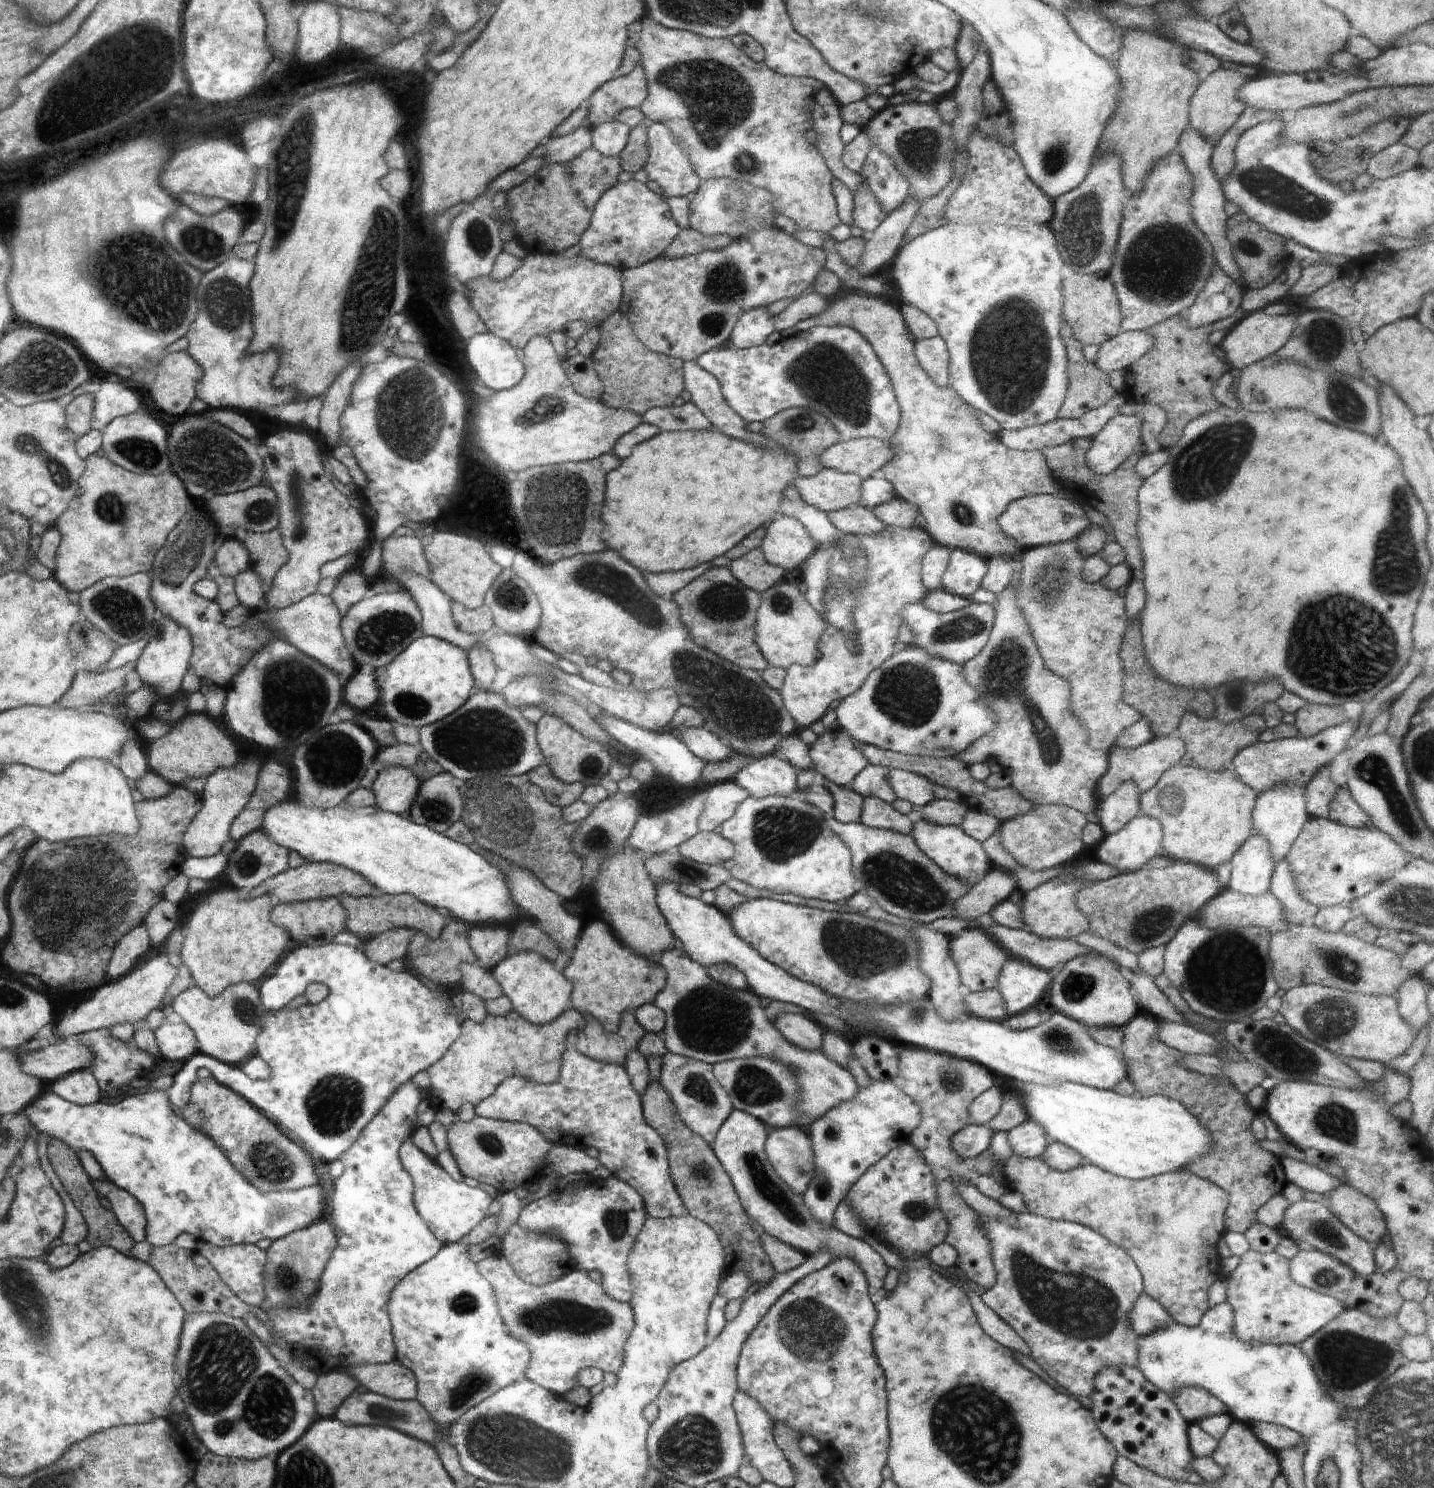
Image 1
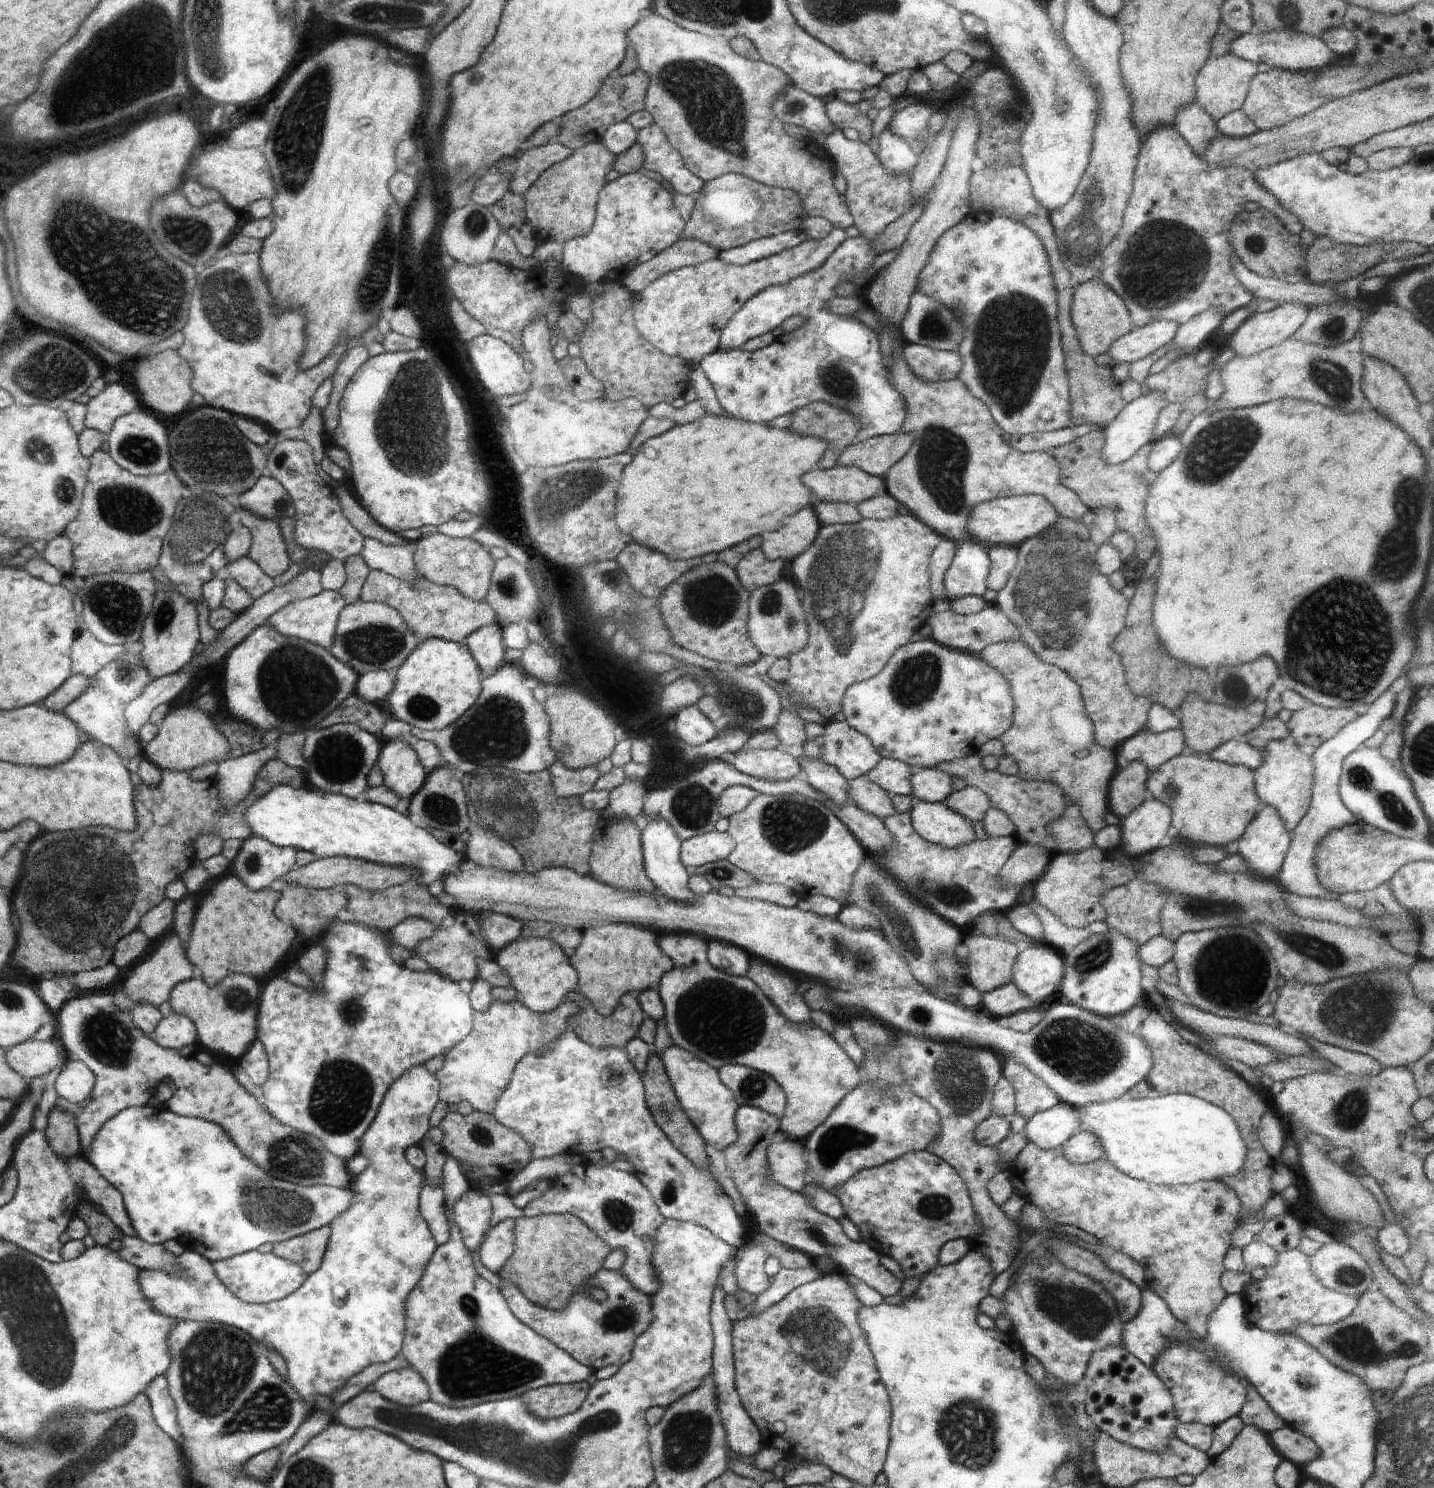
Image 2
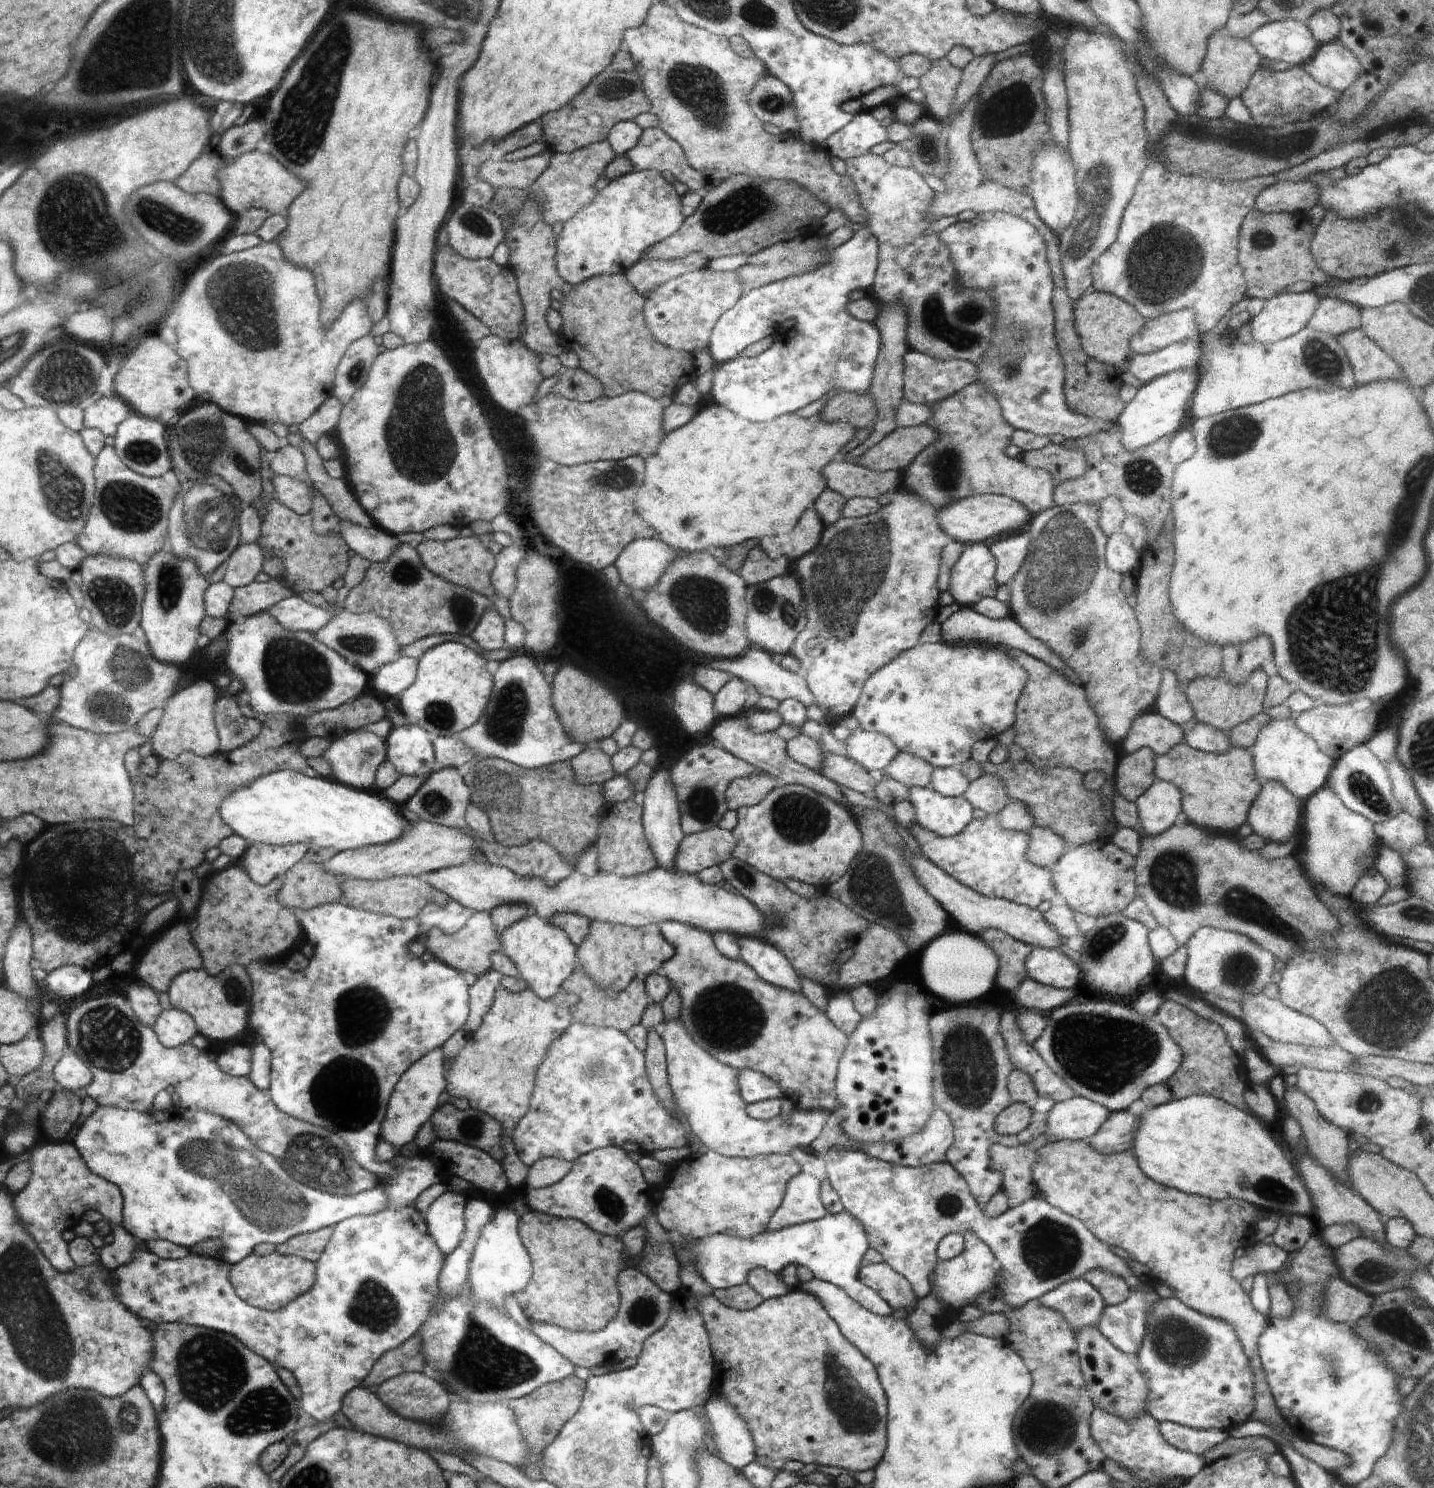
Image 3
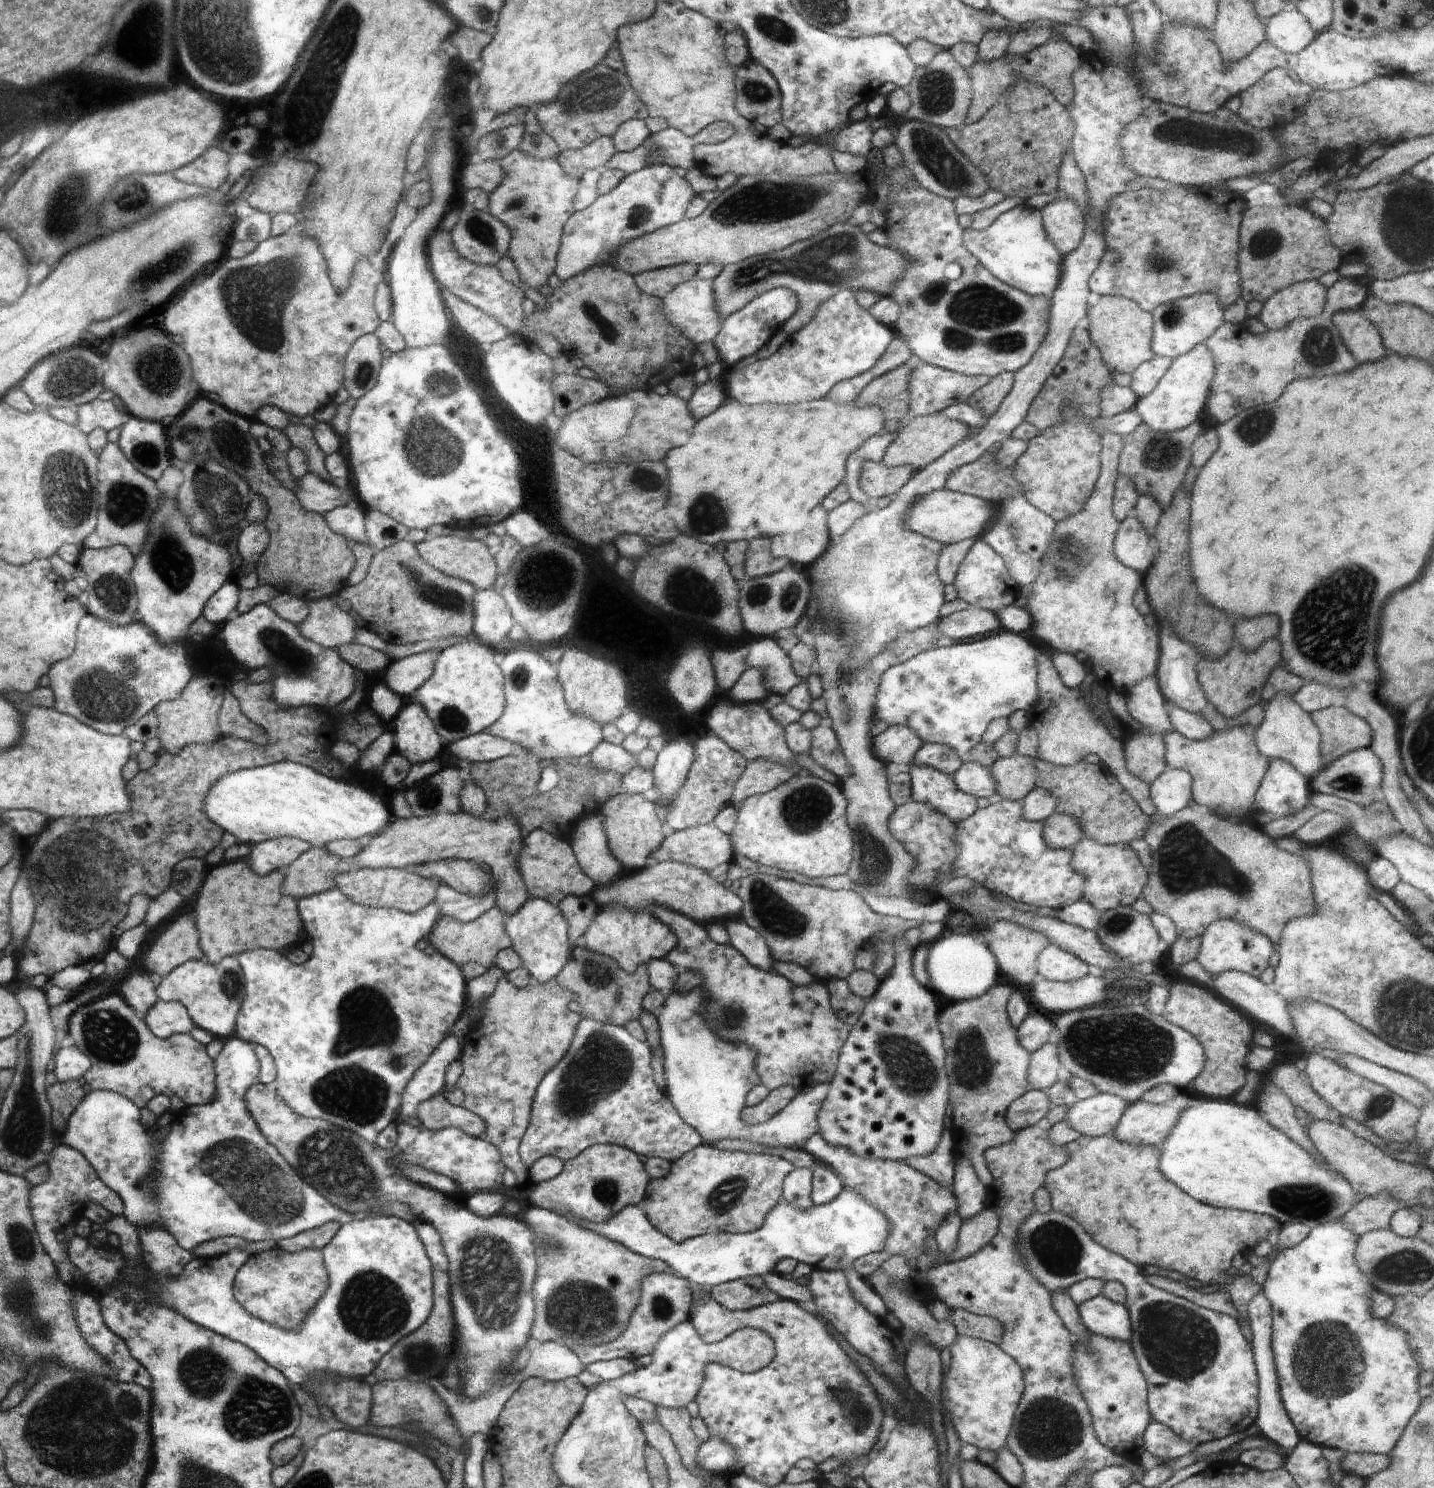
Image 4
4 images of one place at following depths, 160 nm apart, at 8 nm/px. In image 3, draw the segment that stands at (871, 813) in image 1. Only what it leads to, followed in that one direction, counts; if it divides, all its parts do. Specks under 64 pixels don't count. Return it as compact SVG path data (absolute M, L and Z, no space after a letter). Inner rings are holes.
M824 739L818 743L824 750L821 774L835 782L840 788L846 787L861 792L864 796L875 797L877 781L874 777L862 765L844 755L844 752L828 750L829 740Z

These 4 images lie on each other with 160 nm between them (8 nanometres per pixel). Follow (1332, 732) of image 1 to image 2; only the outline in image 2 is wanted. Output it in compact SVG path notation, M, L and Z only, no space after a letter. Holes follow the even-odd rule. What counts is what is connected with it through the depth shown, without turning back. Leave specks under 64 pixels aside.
M1236 738L1219 744L1209 754L1214 760L1244 765L1255 771L1262 764L1264 751L1253 747L1246 738Z

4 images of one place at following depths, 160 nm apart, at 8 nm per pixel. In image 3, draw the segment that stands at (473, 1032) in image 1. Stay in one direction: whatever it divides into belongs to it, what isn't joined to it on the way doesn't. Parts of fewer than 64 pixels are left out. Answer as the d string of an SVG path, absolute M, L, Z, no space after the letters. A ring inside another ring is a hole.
M500 985L495 990L492 1006L488 1010L488 1014L484 1016L482 1026L474 1032L472 1038L468 1038L468 1044L460 1050L460 1054L450 1064L451 1071L447 1073L447 1092L452 1101L466 1099L470 1107L493 1116L504 1127L505 1135L502 1138L501 1145L506 1152L500 1161L509 1177L510 1186L513 1190L524 1189L526 1182L528 1182L529 1167L520 1160L518 1153L514 1150L512 1132L528 1110L528 1100L530 1100L530 1094L534 1092L534 1084L536 1084L538 1064L542 1062L544 1054L548 1052L548 1046L568 1028L570 1018L573 1022L570 1006L576 1004L579 1000L581 1000L579 996L574 996L569 991L564 992L564 989L553 996L552 1000L540 1000L540 997L530 988L519 993L512 993Z

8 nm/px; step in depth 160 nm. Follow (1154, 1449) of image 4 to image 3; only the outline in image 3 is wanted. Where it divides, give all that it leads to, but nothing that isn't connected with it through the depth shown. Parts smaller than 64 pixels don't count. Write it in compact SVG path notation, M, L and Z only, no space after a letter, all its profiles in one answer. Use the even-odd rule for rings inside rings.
M1170 1421L1159 1423L1163 1439L1170 1446L1198 1456L1235 1434L1224 1429L1193 1429Z

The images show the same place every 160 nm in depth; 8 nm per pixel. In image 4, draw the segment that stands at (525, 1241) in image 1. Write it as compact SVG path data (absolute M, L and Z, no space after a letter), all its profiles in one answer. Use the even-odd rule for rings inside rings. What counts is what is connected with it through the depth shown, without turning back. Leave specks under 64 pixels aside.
M534 1206L526 1212L526 1222L530 1222L537 1236L542 1238L538 1286L534 1286L538 1322L534 1322L531 1329L537 1341L552 1341L574 1351L616 1341L629 1326L641 1302L642 1280L648 1279L650 1274L674 1274L674 1268L666 1262L638 1256L625 1246L575 1225L554 1211ZM544 1238L562 1242L556 1246L560 1252L554 1252L552 1244L546 1244Z

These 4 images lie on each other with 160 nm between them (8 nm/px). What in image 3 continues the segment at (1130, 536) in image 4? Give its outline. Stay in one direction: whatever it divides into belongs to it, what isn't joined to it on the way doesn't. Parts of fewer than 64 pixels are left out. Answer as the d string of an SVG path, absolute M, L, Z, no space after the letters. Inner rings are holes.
M1122 530L1116 531L1107 538L1105 559L1113 571L1132 574L1135 569L1138 570L1140 554L1141 551L1134 548L1130 537Z

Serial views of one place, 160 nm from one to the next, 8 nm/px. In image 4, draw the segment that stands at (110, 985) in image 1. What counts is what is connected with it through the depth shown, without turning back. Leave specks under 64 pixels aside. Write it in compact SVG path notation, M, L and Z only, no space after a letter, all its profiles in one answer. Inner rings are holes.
M188 916L178 917L158 936L147 953L146 972L165 977L186 961L200 961L204 954L198 944L198 930Z

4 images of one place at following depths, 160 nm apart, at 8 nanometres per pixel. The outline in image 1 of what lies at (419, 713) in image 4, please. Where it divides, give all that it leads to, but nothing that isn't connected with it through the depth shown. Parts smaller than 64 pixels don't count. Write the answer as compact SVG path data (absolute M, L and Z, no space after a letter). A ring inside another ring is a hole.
M384 765L379 767L371 788L381 809L404 814L410 810L418 794L418 778L411 767Z

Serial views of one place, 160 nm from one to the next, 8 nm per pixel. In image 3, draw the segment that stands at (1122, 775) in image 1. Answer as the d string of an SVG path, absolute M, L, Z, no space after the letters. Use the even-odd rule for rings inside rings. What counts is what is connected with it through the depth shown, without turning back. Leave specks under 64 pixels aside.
M1155 709L1148 710L1132 721L1122 746L1130 754L1148 747L1153 750L1154 756L1163 755L1184 741L1184 733L1180 725L1164 718Z

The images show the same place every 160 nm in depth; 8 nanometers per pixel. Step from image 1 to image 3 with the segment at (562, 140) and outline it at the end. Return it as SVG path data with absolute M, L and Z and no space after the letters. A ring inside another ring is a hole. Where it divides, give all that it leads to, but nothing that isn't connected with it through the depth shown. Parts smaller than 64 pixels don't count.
M549 150L549 152L544 152L542 155L519 161L486 159L480 165L476 178L480 181L486 181L494 190L528 190L548 166L550 152Z

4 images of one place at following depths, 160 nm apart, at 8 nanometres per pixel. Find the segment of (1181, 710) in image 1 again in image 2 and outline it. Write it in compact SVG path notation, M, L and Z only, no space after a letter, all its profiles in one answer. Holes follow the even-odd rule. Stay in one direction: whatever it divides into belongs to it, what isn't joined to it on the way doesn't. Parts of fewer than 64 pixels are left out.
M1154 578L1142 580L1136 588L1132 604L1126 616L1126 628L1114 640L1114 650L1118 650L1126 680L1130 682L1131 691L1136 695L1148 697L1152 703L1159 702L1170 710L1178 711L1183 698L1188 693L1199 694L1205 701L1210 701L1214 694L1214 680L1210 678L1204 668L1190 666L1184 662L1176 662L1176 658L1166 654L1164 644L1160 644L1154 624L1152 624L1152 608L1154 608L1154 594L1156 582Z

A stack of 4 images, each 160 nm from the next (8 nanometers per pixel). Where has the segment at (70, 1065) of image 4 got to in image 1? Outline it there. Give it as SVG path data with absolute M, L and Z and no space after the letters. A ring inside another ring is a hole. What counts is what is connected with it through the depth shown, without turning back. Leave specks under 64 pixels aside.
M75 1070L49 1085L58 1096L79 1105L91 1105L102 1100L97 1078L89 1070Z

